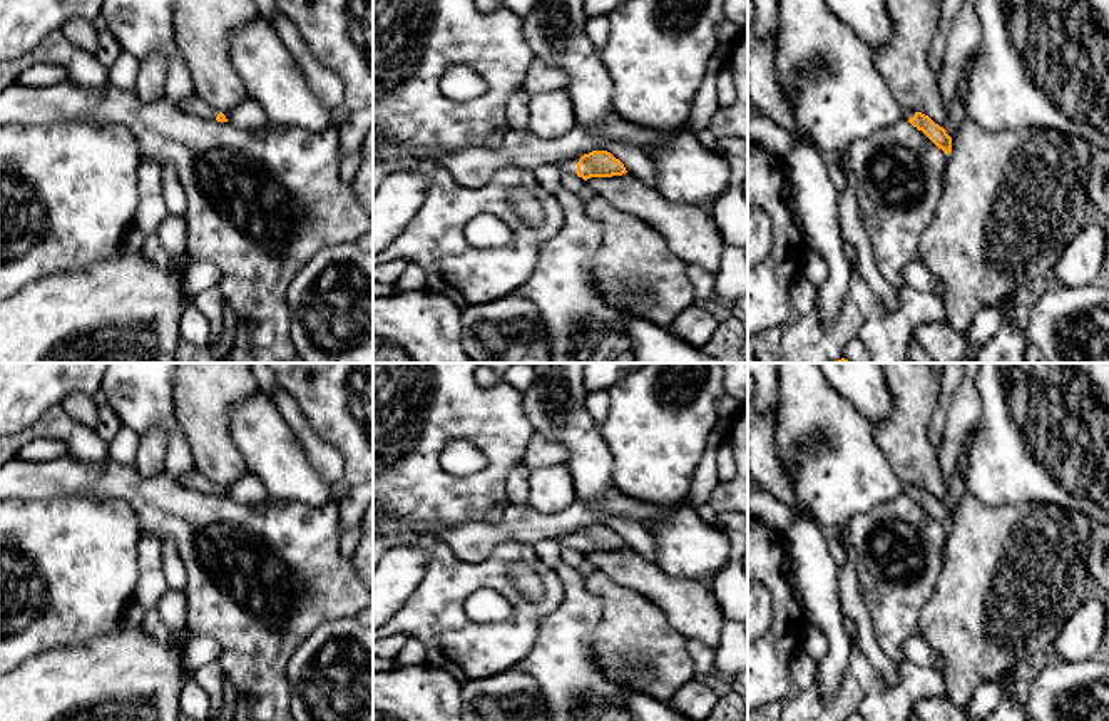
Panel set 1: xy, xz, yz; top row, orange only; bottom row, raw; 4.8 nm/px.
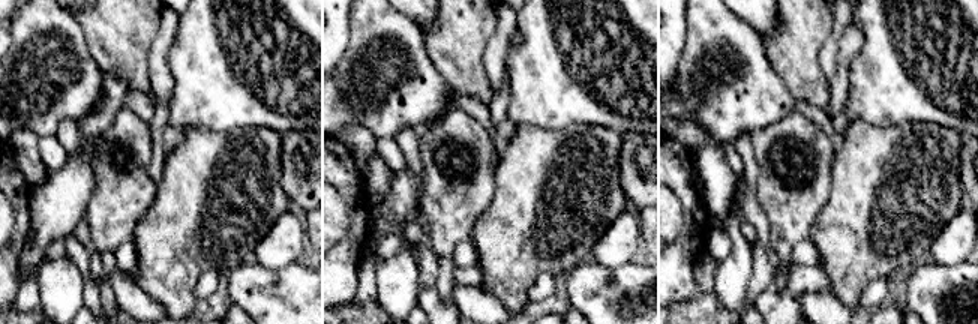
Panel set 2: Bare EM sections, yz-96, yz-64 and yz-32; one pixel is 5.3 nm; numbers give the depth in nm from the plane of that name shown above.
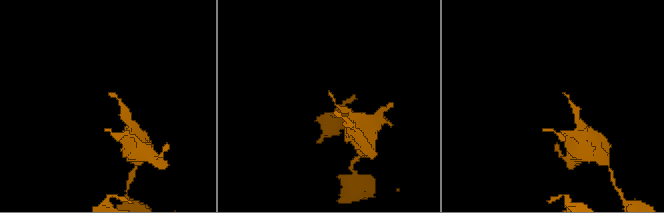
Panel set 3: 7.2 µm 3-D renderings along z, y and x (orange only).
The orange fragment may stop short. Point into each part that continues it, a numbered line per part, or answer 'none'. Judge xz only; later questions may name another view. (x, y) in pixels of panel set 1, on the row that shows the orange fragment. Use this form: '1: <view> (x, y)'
1: xz (569, 164)

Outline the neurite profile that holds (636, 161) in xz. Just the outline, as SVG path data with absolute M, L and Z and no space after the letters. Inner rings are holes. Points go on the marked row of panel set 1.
M607 142L607 152L619 159L627 172L634 174L644 184L656 187L654 162L646 151L634 144Z

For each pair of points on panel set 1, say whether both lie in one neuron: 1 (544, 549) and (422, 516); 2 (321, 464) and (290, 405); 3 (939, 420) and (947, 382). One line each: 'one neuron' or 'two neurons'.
1: two neurons
2: one neuron
3: one neuron

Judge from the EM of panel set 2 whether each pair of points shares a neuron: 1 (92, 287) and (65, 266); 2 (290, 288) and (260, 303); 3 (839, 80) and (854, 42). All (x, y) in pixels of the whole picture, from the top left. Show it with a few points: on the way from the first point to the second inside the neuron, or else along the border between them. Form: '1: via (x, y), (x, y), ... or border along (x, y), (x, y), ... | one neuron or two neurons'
1: border along (66, 254), (81, 276), (84, 306) | two neurons
2: via (282, 291), (273, 291), (267, 296) | one neuron
3: via (842, 71), (846, 51) | one neuron

